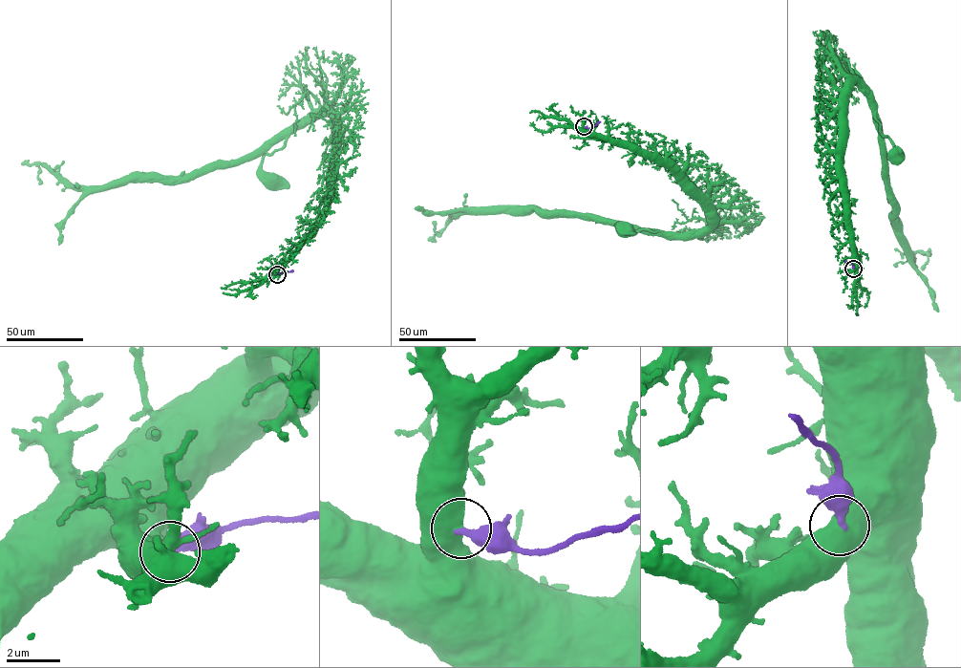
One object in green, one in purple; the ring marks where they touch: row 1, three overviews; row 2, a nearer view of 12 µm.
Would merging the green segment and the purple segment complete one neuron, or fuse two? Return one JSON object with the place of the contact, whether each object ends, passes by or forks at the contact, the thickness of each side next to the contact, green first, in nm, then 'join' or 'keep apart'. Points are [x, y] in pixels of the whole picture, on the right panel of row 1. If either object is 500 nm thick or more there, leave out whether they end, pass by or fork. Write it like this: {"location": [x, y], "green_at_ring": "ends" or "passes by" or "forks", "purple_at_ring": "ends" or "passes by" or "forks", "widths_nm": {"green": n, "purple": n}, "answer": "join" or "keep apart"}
{"location": [853, 269], "widths_nm": {"green": 700, "purple": 400}, "answer": "keep apart"}

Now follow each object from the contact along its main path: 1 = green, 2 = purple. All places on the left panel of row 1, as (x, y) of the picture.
1: (277, 274), (279, 264), (318, 218), (326, 192), (331, 188)
2: (277, 274), (293, 270)

